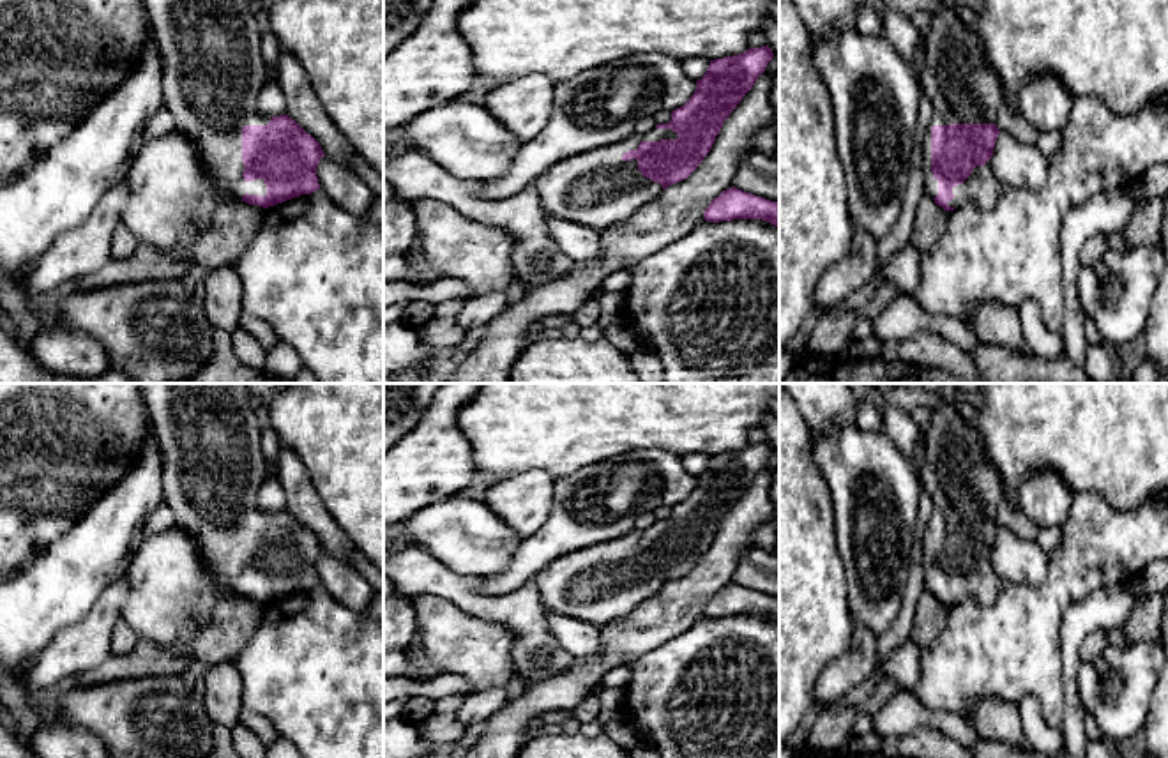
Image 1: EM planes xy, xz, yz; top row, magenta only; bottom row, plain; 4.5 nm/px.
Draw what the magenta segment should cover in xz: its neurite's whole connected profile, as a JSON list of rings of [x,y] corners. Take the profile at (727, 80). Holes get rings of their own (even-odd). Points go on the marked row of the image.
[[[762,46],[710,60],[703,78],[696,81],[694,94],[684,106],[671,111],[668,124],[657,124],[648,133],[634,134],[620,143],[562,159],[541,173],[534,187],[544,217],[574,221],[601,233],[659,198],[668,186],[687,178],[710,152],[723,122],[751,90],[772,57],[772,49]]]

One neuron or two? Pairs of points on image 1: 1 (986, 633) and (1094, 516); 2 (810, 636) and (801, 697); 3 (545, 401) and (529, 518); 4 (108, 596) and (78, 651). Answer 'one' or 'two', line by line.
1: one
2: one
3: two
4: one

